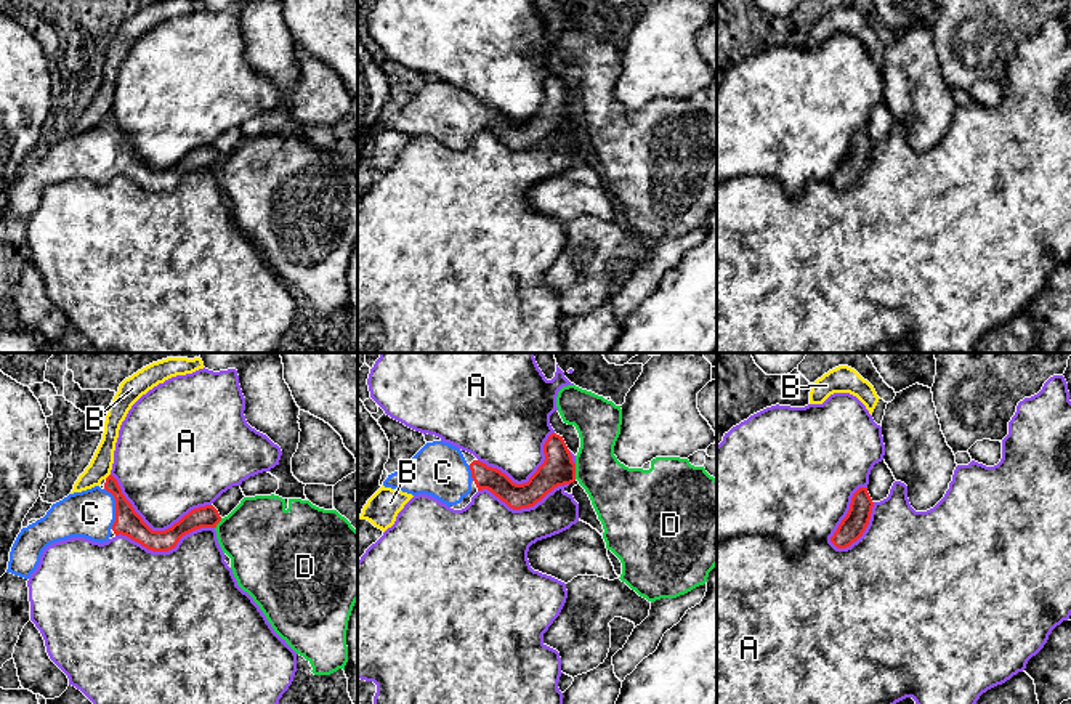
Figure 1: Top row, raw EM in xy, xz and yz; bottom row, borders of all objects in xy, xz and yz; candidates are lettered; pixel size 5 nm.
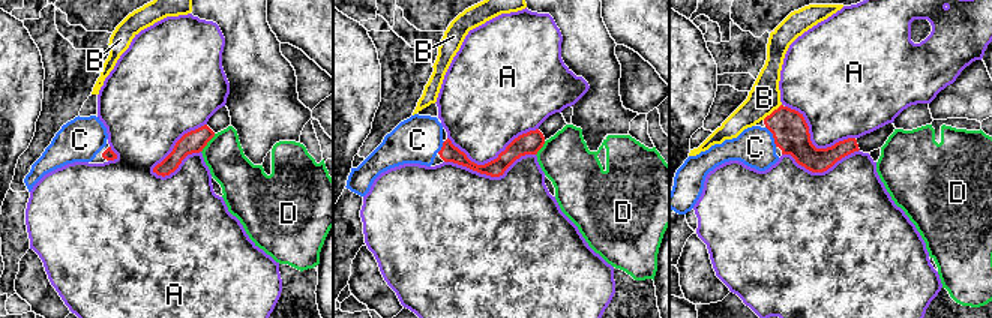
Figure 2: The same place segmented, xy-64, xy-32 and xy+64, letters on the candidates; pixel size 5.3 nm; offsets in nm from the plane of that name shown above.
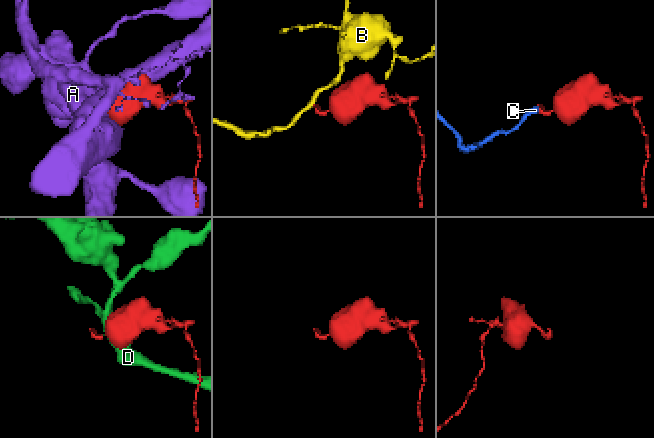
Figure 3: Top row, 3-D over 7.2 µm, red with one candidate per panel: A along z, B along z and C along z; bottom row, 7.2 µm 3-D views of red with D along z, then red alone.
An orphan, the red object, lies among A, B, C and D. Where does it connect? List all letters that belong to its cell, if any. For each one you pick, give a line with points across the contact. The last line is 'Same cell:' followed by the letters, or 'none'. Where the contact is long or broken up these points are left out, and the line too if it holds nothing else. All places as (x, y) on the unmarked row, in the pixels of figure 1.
C: runs through xy (129, 164), (116, 149), (90, 154)
Same cell: C

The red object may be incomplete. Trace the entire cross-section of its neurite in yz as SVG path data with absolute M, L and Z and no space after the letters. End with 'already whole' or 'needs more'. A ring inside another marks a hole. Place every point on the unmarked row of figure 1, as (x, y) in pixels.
M859 128L853 135L850 151L831 178L831 183L837 189L847 189L856 183L869 165L872 148L874 143L867 133L867 128Z; already whole

